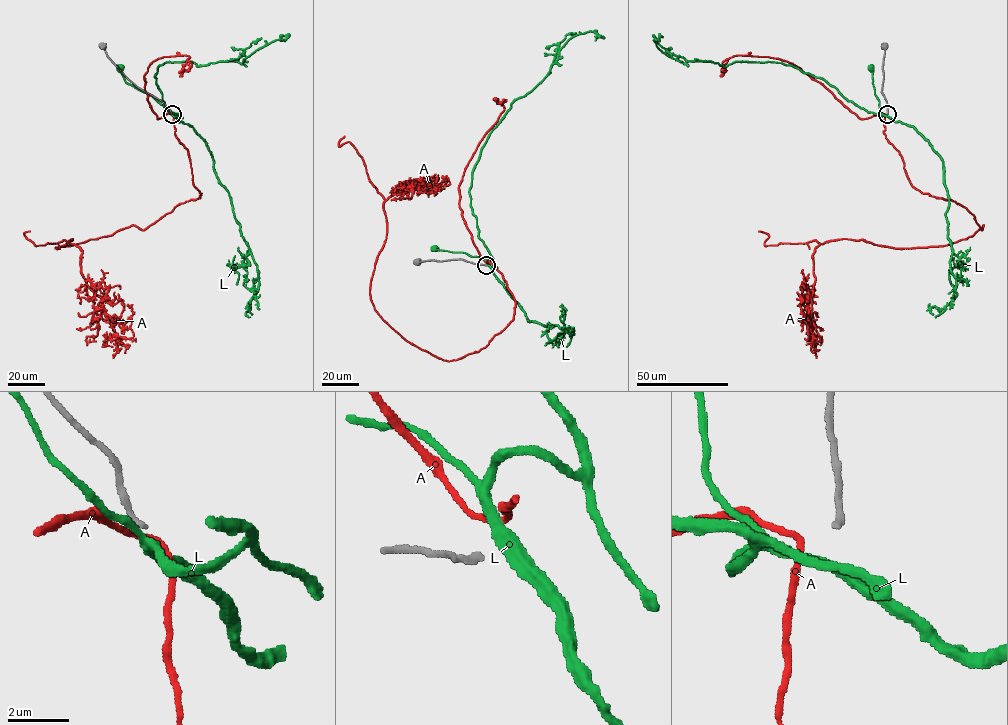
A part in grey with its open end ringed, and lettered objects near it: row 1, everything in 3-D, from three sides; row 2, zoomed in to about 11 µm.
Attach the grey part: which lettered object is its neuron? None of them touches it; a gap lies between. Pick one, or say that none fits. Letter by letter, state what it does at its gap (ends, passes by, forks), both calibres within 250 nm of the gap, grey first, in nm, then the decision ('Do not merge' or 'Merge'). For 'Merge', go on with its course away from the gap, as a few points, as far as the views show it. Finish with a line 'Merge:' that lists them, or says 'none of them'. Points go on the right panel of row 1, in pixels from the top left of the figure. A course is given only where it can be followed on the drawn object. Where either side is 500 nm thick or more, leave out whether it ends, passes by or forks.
A: It passes by. Thickness 200 nm (grey) against 190 nm. Do not merge
L: It passes by. Thickness 200 nm (grey) against 360 nm. Do not merge
Merge: none of them

